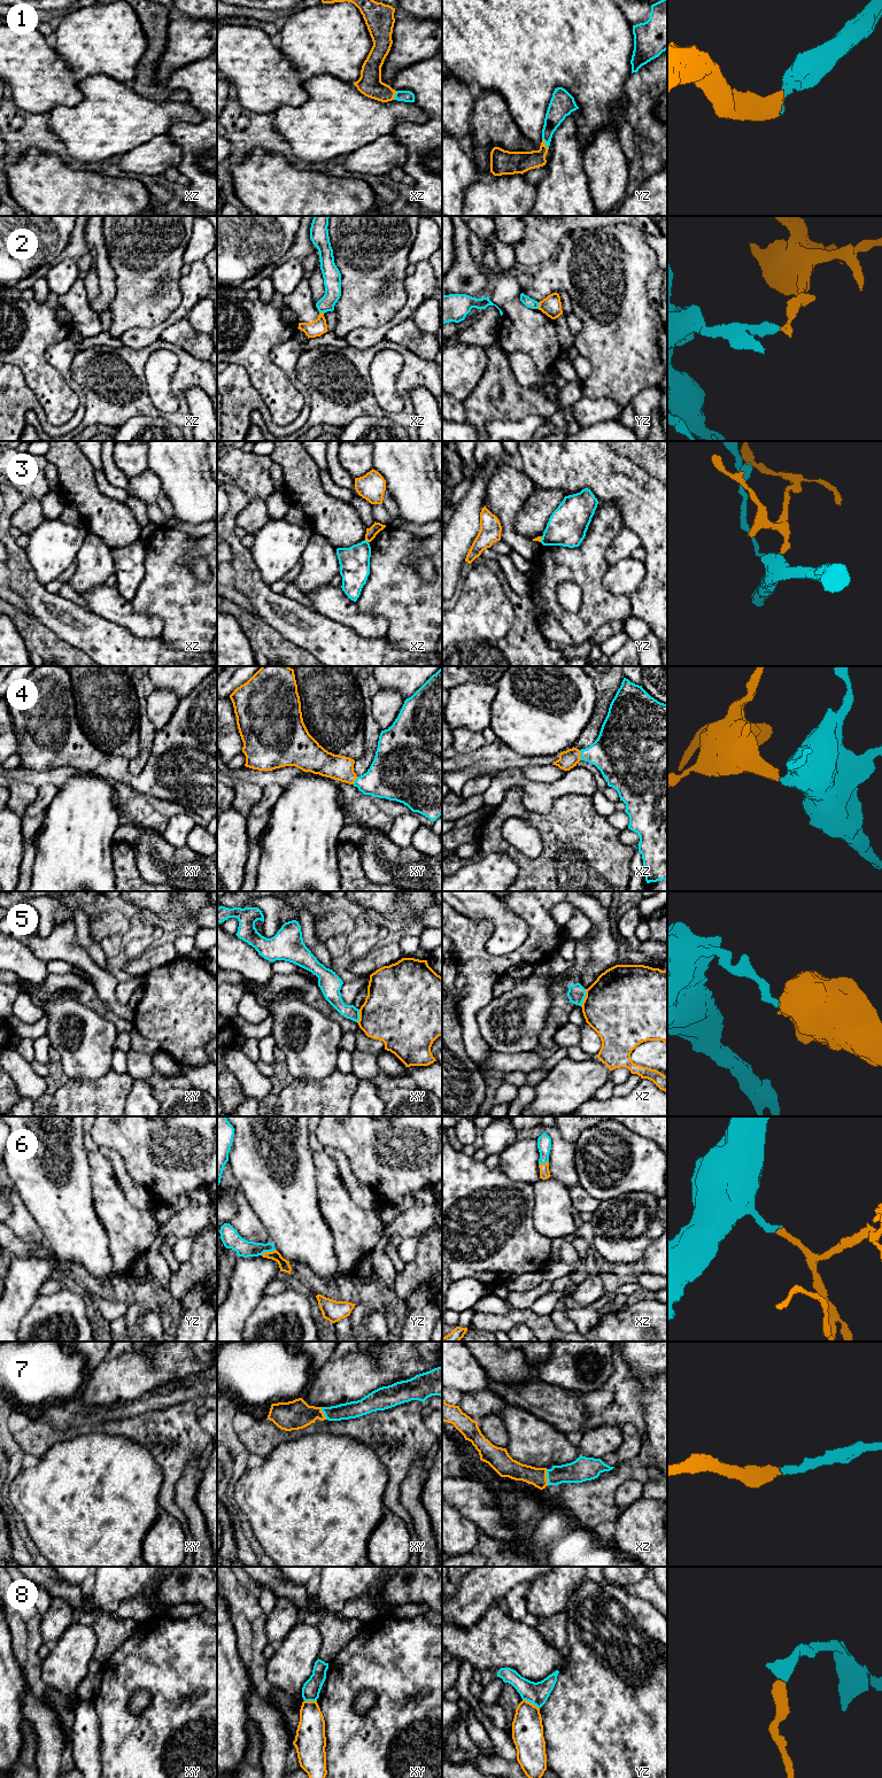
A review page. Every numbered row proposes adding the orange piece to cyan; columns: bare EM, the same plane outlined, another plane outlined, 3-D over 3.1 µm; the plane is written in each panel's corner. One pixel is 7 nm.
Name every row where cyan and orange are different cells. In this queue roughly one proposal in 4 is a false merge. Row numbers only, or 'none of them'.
2, 3, 5, 8

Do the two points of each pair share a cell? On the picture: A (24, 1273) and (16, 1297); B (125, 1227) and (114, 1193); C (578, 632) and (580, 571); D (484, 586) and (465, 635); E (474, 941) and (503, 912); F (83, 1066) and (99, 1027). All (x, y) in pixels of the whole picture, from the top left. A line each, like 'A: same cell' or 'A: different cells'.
A: same cell
B: same cell
C: same cell
D: same cell
E: different cells
F: same cell

